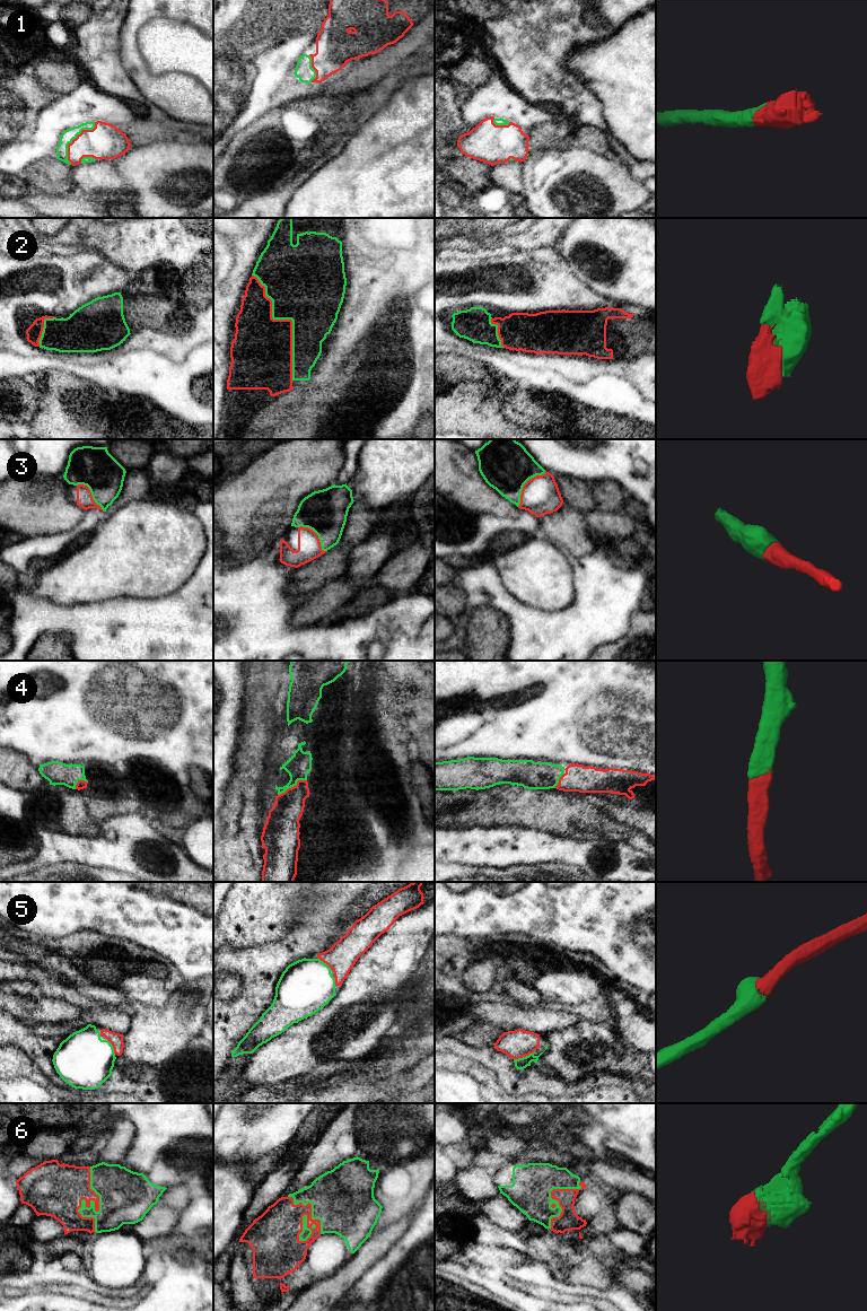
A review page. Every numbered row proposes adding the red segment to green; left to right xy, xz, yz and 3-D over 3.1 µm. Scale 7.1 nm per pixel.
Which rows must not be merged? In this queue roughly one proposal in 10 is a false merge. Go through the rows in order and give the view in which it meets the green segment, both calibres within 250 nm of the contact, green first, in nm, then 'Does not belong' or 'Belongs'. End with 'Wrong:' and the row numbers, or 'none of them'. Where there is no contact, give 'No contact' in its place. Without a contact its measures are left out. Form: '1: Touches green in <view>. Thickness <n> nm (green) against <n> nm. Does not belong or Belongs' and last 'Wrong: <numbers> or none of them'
1: Touches green in xy. Thickness 90 nm (green) against 260 nm. Belongs
2: Touches green in xz. Thickness 500 nm (green) against 360 nm. Belongs
3: Touches green in yz. Thickness 360 nm (green) against 280 nm. Belongs
4: Touches green in xz. Thickness 170 nm (green) against 220 nm. Belongs
5: Touches green in yz. Thickness 80 nm (green) against 200 nm. Belongs
6: Touches green in xy. Thickness 380 nm (green) against 360 nm. Belongs
Wrong: none of them

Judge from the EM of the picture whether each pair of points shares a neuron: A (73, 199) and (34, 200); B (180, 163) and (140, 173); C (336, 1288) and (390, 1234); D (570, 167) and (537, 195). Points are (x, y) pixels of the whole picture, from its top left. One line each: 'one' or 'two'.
A: one
B: one
C: one
D: one

